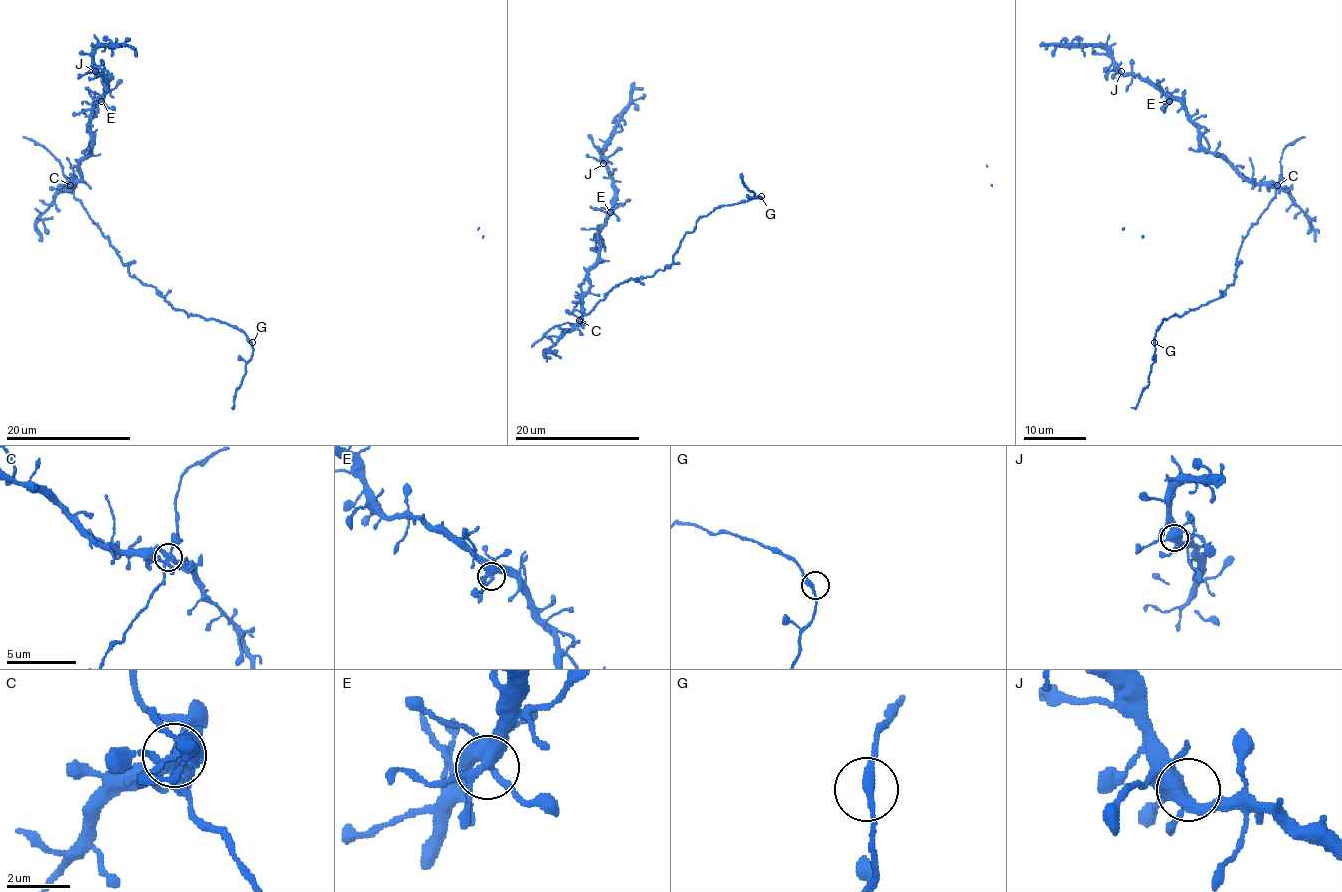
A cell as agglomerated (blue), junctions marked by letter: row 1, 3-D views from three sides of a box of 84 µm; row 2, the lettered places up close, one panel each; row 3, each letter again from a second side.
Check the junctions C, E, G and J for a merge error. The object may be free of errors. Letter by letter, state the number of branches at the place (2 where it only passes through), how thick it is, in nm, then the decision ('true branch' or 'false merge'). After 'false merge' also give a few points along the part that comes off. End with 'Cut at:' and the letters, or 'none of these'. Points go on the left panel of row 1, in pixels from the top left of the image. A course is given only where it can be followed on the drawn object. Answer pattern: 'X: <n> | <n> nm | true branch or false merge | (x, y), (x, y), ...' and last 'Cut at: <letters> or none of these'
C: 8 | 360 nm | true branch
E: 7 | 420 nm | true branch
G: 2 | 280 nm | true branch
J: 5 | 440 nm | true branch
Cut at: none of these

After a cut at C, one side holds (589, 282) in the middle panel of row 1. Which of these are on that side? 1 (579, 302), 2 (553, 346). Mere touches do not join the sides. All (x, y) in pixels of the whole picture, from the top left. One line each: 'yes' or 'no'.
1: yes
2: yes

